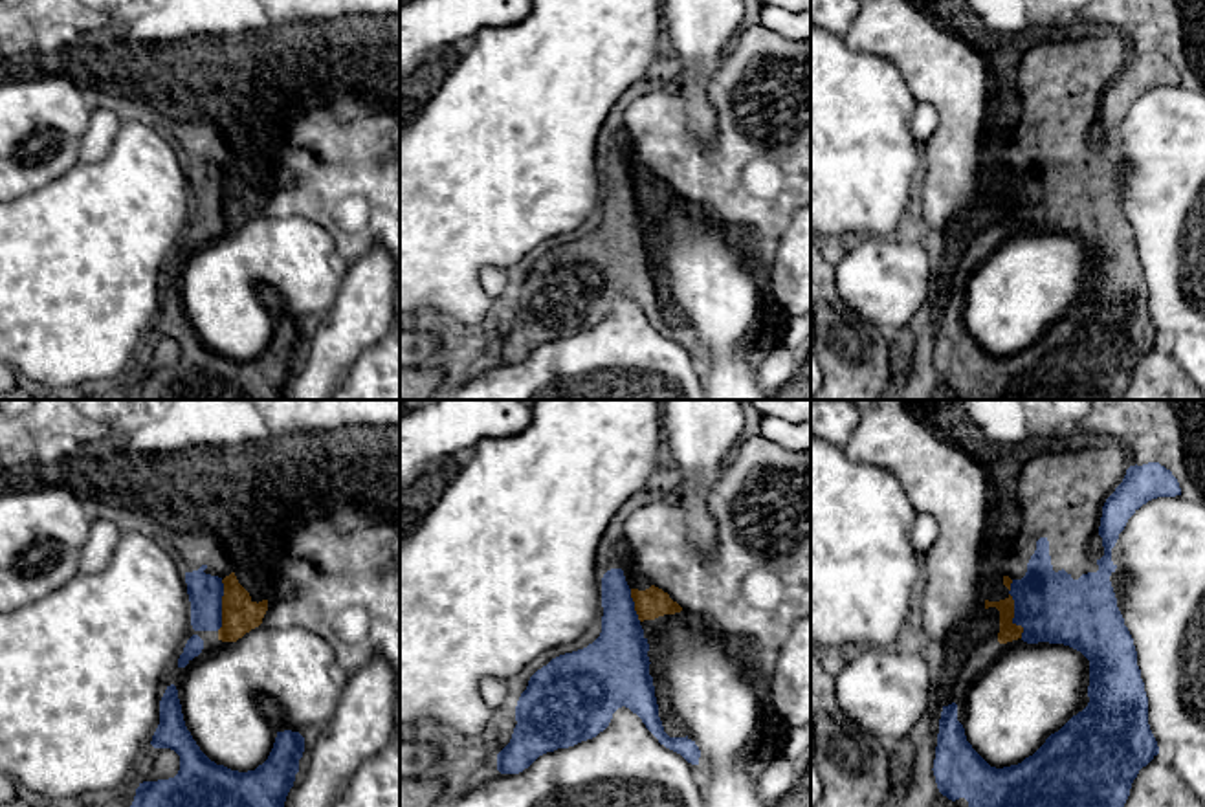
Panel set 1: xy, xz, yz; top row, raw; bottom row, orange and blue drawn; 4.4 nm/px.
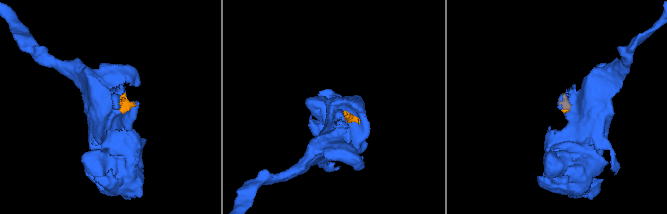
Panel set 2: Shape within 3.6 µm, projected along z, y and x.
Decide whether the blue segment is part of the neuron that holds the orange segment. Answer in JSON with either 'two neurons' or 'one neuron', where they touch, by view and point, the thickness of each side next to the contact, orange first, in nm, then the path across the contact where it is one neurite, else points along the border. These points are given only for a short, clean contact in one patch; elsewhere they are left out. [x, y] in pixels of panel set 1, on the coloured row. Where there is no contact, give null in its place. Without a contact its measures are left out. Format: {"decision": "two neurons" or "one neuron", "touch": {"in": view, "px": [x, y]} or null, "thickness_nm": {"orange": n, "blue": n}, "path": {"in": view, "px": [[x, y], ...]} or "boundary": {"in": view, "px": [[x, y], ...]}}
{"decision": "two neurons", "touch": {"in": "yz", "px": [1013, 609]}, "thickness_nm": {"orange": 90, "blue": 300}, "boundary": {"in": "yz", "px": [[1011, 580], [1013, 620], [1022, 628], [1022, 637]]}}

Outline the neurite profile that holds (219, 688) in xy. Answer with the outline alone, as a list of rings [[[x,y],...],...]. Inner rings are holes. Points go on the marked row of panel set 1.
[[[260,624],[237,642],[205,646],[174,686],[200,750],[216,765],[248,772],[268,759],[277,737],[257,699],[275,699],[284,721],[308,737],[336,713],[343,677],[321,635]]]

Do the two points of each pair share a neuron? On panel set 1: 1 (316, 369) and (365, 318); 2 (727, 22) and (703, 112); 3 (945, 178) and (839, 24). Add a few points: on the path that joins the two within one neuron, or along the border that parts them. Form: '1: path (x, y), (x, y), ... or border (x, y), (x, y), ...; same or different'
1: path (327, 356), (353, 331); same
2: path (705, 44), (697, 52), (697, 90); same
3: border (855, 19), (842, 37); different

